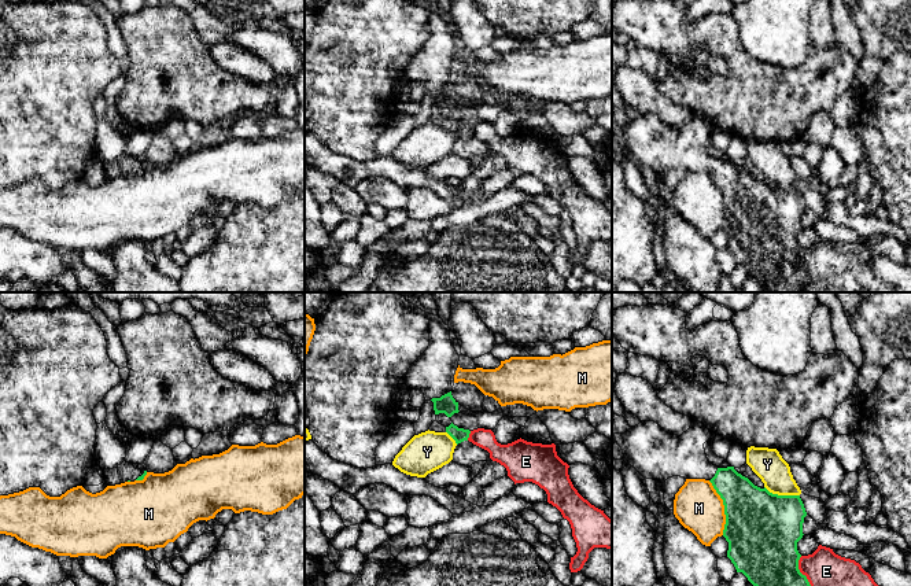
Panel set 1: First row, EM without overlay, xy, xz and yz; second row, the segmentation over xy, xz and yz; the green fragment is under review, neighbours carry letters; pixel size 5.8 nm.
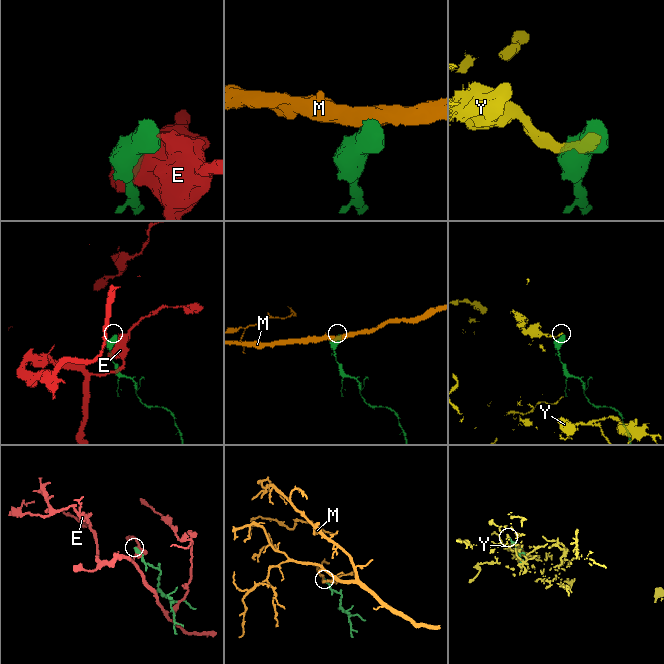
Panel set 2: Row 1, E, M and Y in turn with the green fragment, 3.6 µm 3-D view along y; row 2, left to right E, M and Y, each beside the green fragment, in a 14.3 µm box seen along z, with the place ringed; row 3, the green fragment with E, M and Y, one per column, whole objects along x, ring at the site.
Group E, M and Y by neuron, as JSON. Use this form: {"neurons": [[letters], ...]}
{"neurons": [["E"], ["M"], ["Y"]]}

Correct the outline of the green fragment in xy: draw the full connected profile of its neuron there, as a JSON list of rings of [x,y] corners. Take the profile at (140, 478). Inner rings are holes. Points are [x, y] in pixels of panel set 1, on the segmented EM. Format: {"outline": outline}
{"outline": [[[123,461],[121,465],[113,469],[104,469],[104,480],[108,486],[125,483],[128,480],[143,480],[147,471],[141,464],[133,464]]]}

